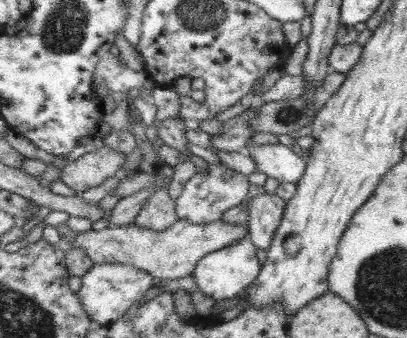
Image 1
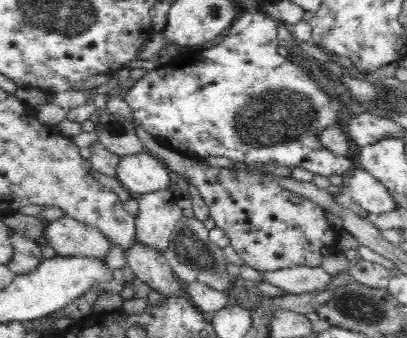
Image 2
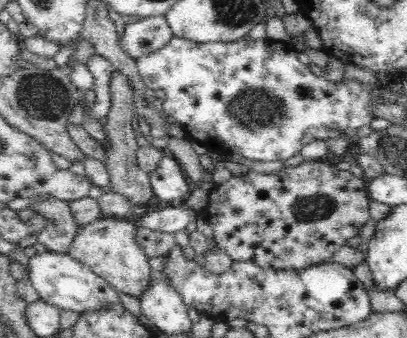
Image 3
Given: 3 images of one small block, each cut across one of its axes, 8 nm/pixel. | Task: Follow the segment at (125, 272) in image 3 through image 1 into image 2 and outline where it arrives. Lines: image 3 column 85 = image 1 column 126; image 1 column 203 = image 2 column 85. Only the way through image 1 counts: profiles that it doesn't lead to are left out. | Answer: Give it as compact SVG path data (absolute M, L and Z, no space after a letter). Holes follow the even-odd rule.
M70 216L52 220L46 226L44 236L56 250L56 256L88 256L106 260L110 248L108 236L102 230L82 224Z

